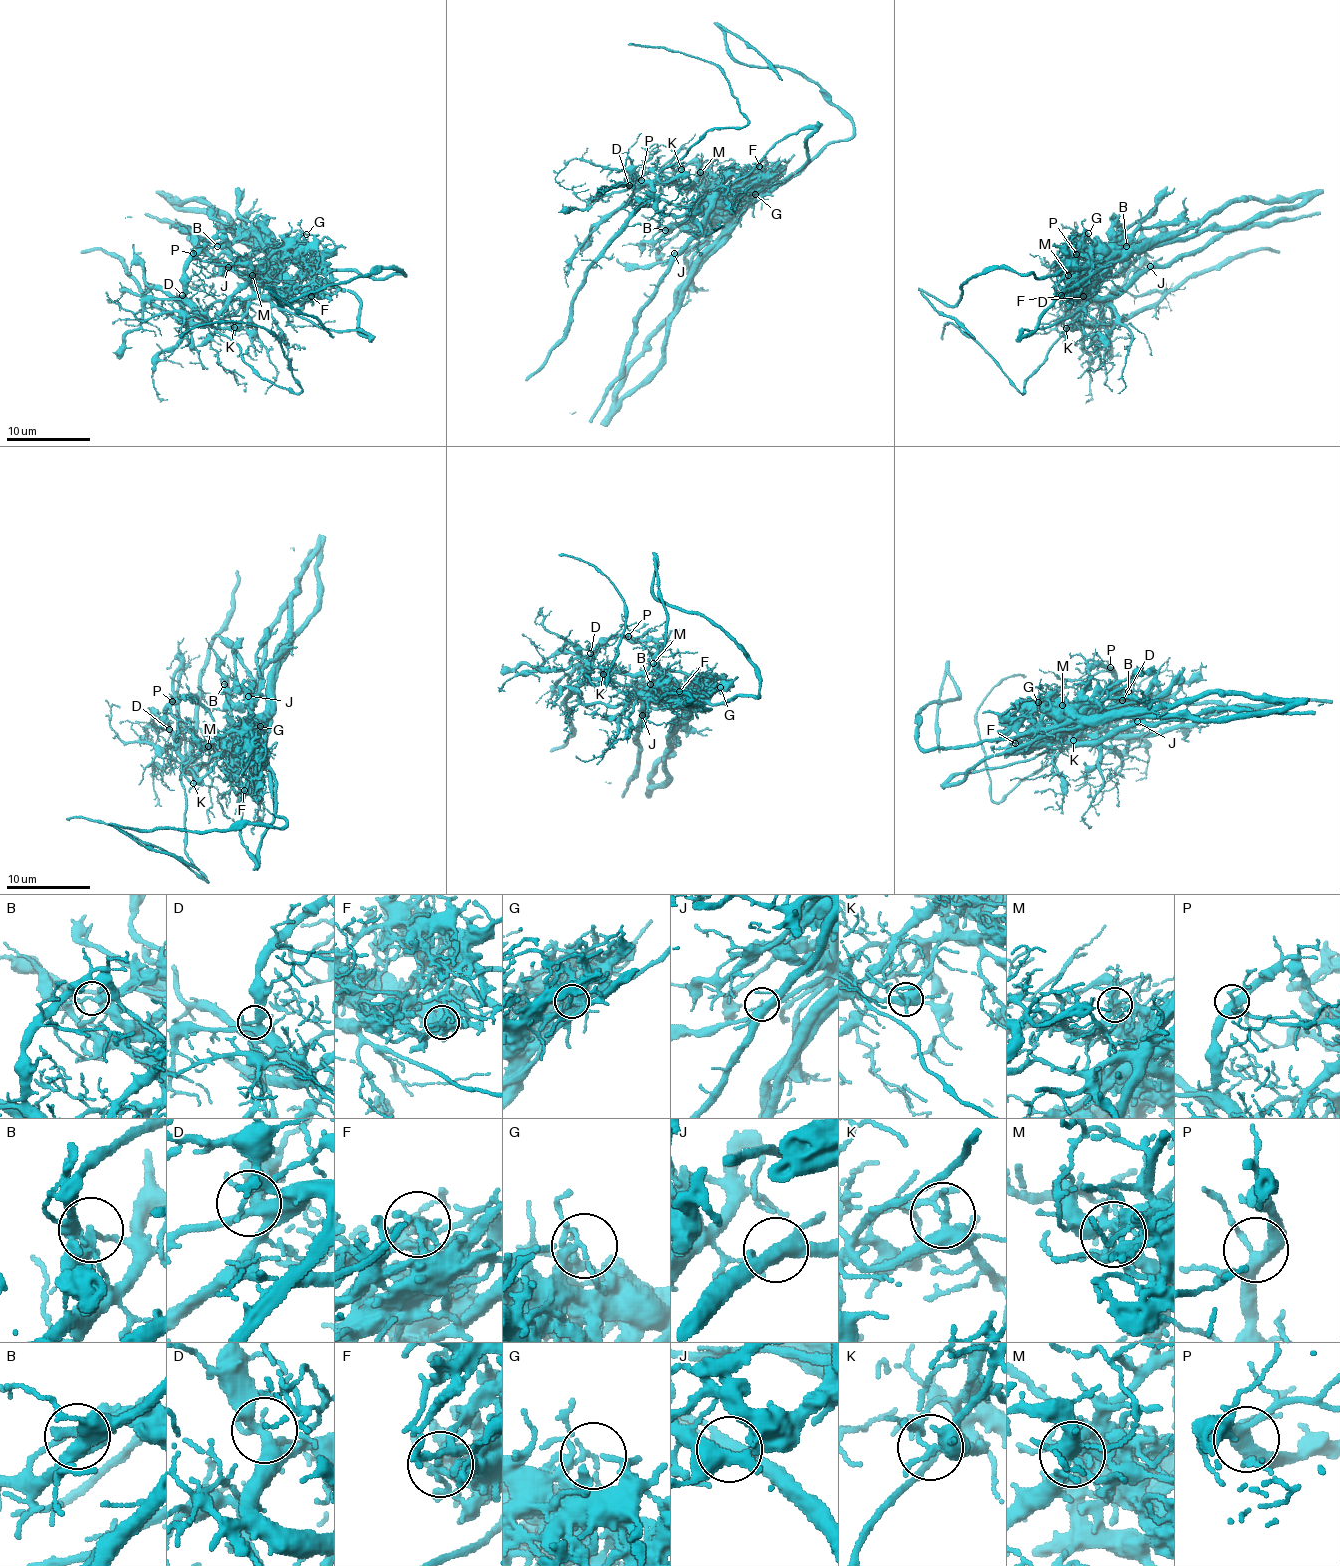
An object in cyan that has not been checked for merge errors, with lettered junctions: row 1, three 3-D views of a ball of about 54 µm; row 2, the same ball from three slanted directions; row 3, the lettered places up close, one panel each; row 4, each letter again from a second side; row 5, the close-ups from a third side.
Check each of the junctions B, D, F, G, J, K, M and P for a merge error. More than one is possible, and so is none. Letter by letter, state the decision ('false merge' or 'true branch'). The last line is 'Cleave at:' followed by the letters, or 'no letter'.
B: false merge
D: true branch
F: false merge
G: false merge
J: true branch
K: false merge
M: false merge
P: true branch
Cleave at: B, F, G, K, M

